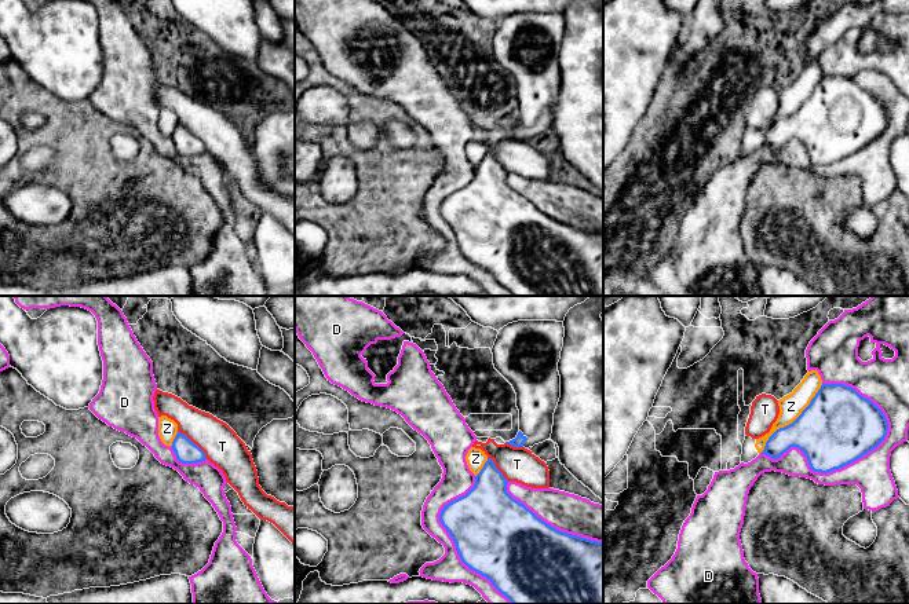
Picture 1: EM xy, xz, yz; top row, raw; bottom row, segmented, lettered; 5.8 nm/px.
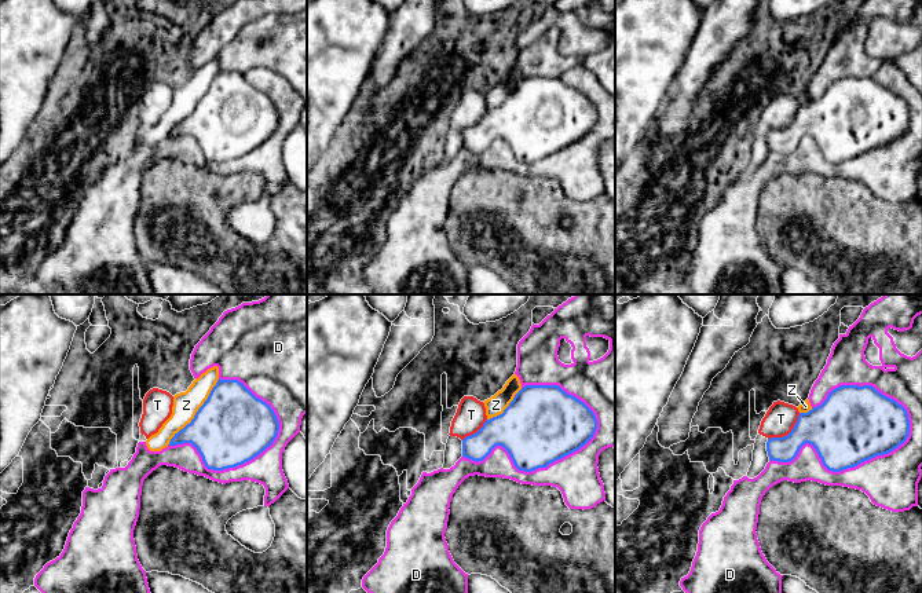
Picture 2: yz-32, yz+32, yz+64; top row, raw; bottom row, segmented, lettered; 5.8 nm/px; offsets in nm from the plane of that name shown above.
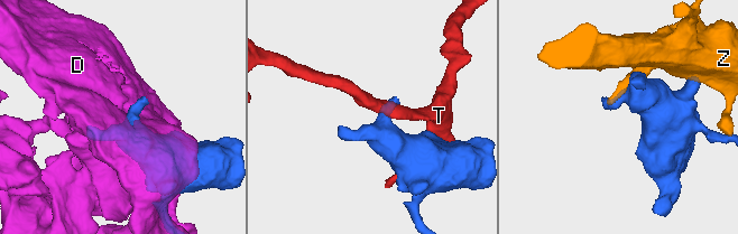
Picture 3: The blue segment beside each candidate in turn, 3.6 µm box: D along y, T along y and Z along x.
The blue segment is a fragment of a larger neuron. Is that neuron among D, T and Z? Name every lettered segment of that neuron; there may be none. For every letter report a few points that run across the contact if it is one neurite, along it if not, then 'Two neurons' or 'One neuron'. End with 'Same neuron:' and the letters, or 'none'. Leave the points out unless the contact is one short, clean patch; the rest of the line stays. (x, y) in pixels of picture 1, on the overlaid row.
D: Two neurons
T: Two neurons
Z: Two neurons
Same neuron: none

